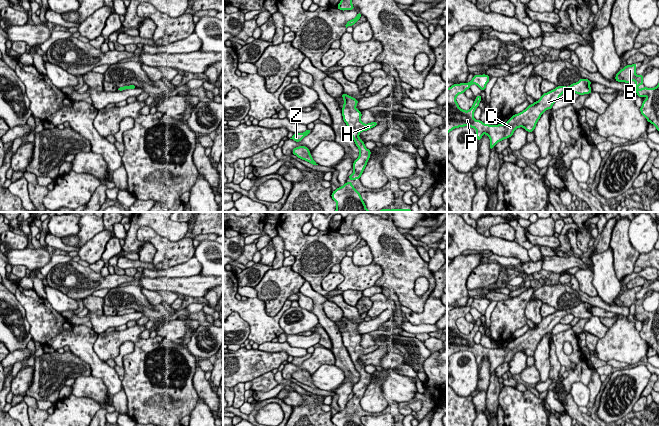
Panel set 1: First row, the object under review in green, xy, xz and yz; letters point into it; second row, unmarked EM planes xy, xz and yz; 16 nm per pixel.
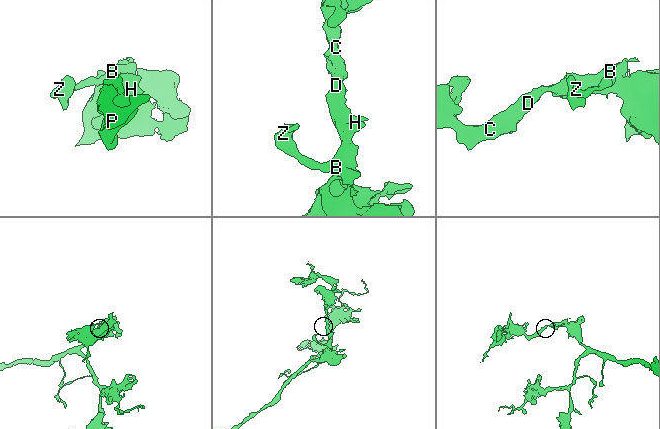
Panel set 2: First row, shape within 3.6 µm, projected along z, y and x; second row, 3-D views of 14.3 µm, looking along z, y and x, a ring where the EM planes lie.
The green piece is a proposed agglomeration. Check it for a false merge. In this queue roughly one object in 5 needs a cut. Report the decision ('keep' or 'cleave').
keep

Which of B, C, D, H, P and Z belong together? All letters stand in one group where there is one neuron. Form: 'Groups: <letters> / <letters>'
Groups: B C D H P Z

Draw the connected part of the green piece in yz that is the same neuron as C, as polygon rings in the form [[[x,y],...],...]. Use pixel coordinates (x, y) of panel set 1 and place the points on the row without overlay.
[[[474,298],[470,306],[454,308],[447,313],[447,358],[455,352],[468,350],[476,354],[478,365],[481,364],[485,357],[490,363],[490,372],[492,373],[498,366],[511,361],[519,351],[523,351],[527,356],[533,356],[544,335],[552,333],[554,326],[560,323],[560,320],[567,313],[579,319],[590,318],[592,316],[589,310],[592,306],[581,302],[578,306],[568,311],[557,310],[555,313],[542,318],[537,326],[530,328],[522,336],[513,338],[505,348],[489,349],[481,344],[475,344],[473,340],[476,332],[479,331],[479,326],[482,324],[481,319],[476,320],[476,324],[468,335],[461,333],[456,325],[457,319],[465,317],[472,308],[476,308],[482,315],[485,315],[489,304],[490,301],[486,298]]]

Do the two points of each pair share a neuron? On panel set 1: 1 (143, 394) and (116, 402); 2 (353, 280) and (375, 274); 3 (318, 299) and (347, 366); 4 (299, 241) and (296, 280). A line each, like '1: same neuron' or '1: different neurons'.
1: different neurons
2: same neuron
3: same neuron
4: different neurons

